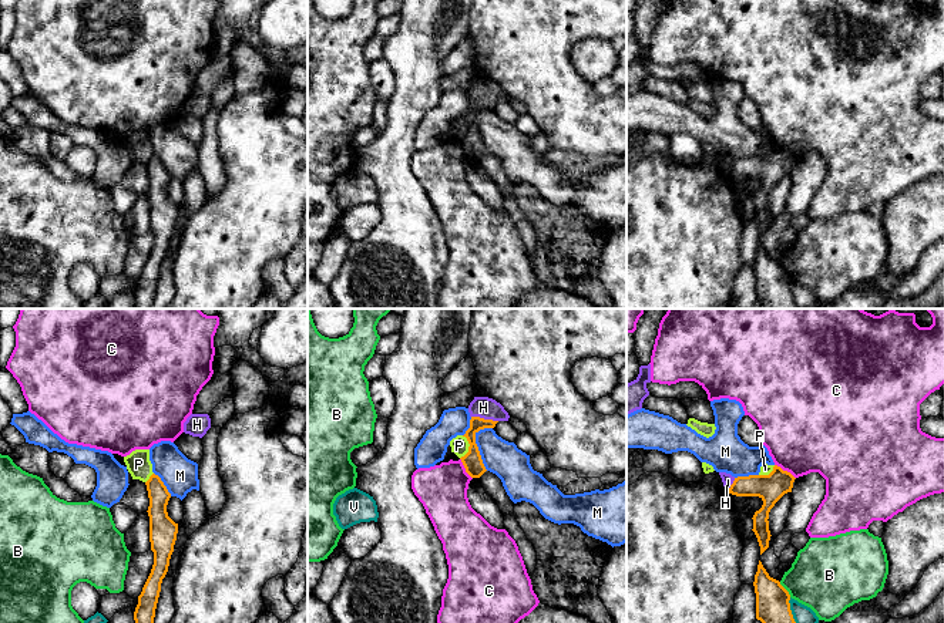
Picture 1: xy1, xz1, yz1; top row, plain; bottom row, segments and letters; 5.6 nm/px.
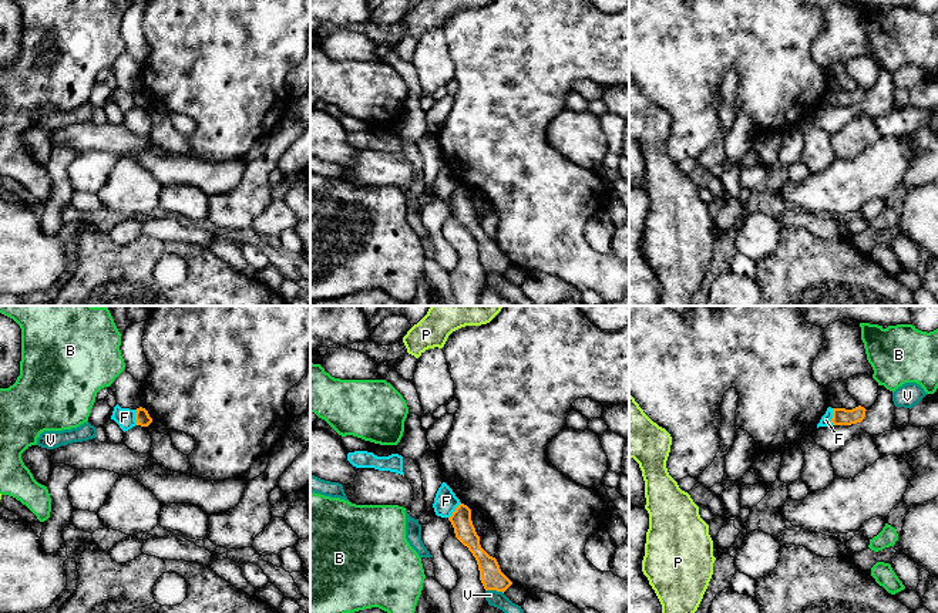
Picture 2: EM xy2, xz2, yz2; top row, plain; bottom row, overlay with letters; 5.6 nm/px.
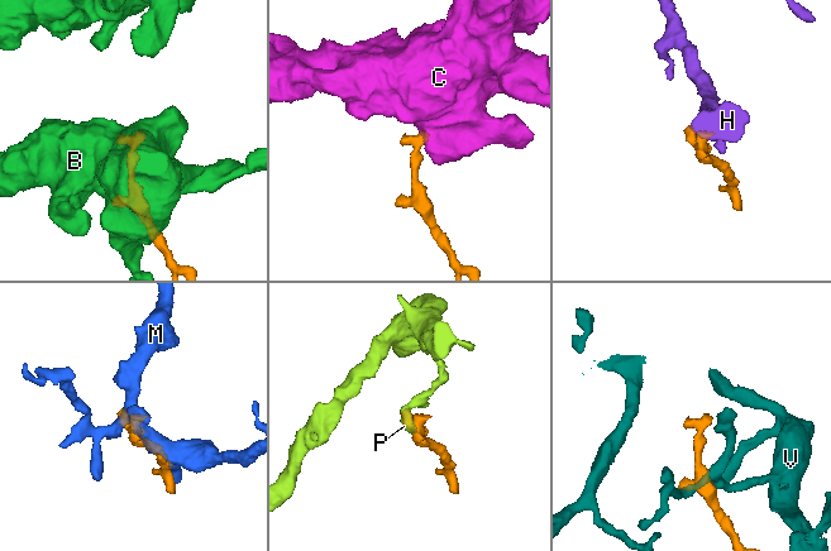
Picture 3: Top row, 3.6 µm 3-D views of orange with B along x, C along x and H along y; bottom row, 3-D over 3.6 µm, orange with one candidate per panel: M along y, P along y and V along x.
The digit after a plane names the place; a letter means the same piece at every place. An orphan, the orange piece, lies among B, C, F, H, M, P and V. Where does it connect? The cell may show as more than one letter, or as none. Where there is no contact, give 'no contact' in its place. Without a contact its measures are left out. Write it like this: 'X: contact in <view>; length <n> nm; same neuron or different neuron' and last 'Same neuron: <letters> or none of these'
B: contact in yz1; length 110 nm; different neuron
C: contact in yz1; length 150 nm; different neuron
F: contact in yz2; length 100 nm; different neuron
H: contact in xz1; length 160 nm; same neuron
M: contact in xz1; length 260 nm; different neuron
P: contact in xz1; length 140 nm; different neuron
V: contact in xz2; length 110 nm; different neuron
Same neuron: H

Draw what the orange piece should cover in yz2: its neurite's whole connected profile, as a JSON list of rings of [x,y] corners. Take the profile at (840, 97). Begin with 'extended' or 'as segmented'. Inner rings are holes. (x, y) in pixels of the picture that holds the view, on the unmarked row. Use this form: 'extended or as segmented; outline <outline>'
as segmented; outline [[[858,87],[853,91],[833,90],[833,107],[851,107],[861,104],[865,98],[865,90]]]

